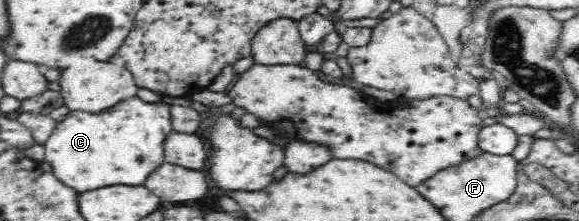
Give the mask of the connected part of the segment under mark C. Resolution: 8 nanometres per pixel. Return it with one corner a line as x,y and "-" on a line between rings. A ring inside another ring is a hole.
137,96
99,113
70,111
44,141
43,163
78,193
107,185
143,185
163,163
163,143
173,126
170,105
143,102

